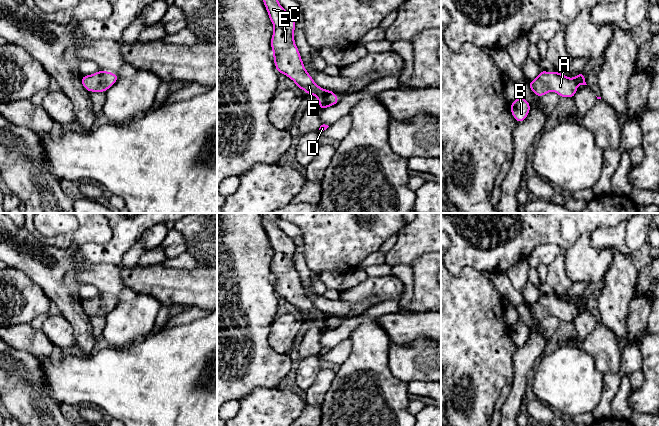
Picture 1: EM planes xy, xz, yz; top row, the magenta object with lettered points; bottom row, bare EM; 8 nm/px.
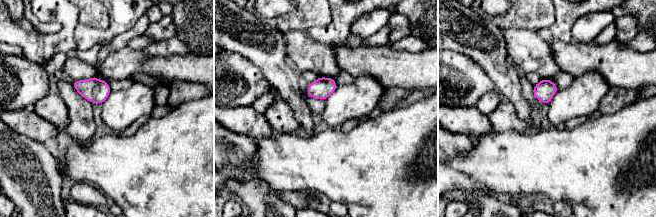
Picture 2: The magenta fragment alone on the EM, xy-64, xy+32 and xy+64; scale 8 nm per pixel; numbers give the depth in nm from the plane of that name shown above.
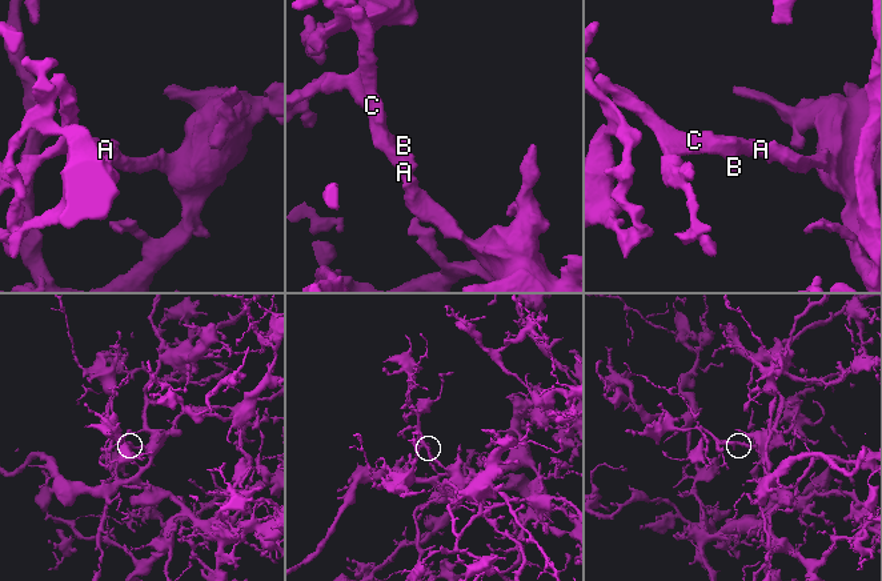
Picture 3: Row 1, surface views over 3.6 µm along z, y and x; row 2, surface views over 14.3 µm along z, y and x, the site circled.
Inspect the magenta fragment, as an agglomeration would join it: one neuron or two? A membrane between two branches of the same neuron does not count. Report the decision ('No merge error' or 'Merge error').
No merge error

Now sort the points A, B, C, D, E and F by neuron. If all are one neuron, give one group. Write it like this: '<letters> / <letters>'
A B C D E F

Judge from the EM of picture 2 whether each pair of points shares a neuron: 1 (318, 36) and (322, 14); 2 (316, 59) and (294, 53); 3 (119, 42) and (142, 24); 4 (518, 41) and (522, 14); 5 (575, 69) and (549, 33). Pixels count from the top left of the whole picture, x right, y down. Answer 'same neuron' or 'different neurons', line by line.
1: different neurons
2: same neuron
3: same neuron
4: different neurons
5: different neurons

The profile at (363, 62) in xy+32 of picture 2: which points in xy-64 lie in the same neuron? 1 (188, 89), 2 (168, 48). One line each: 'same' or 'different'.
1: different
2: different

